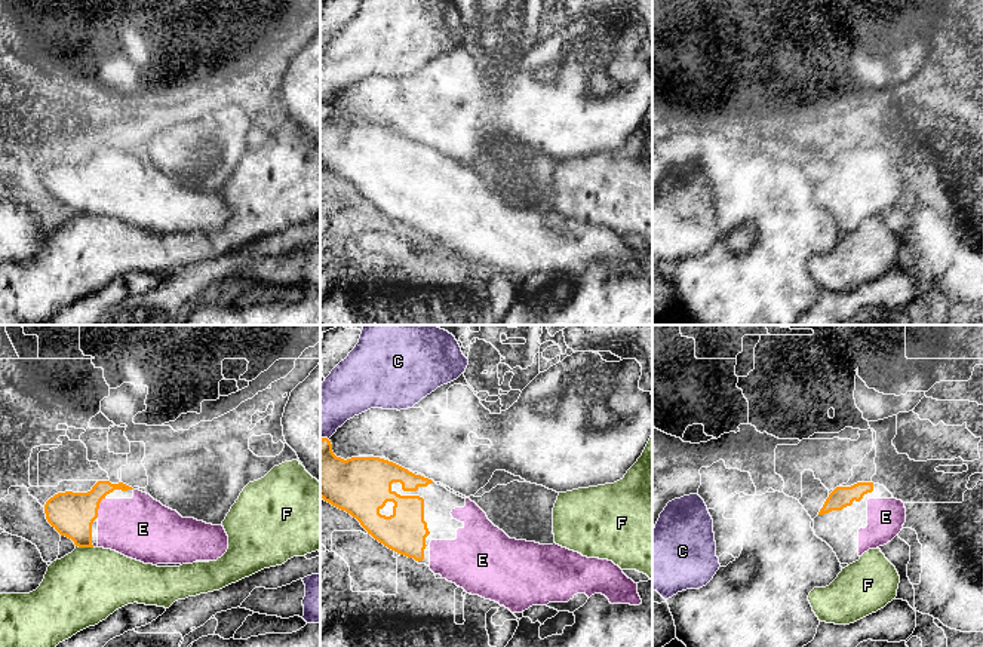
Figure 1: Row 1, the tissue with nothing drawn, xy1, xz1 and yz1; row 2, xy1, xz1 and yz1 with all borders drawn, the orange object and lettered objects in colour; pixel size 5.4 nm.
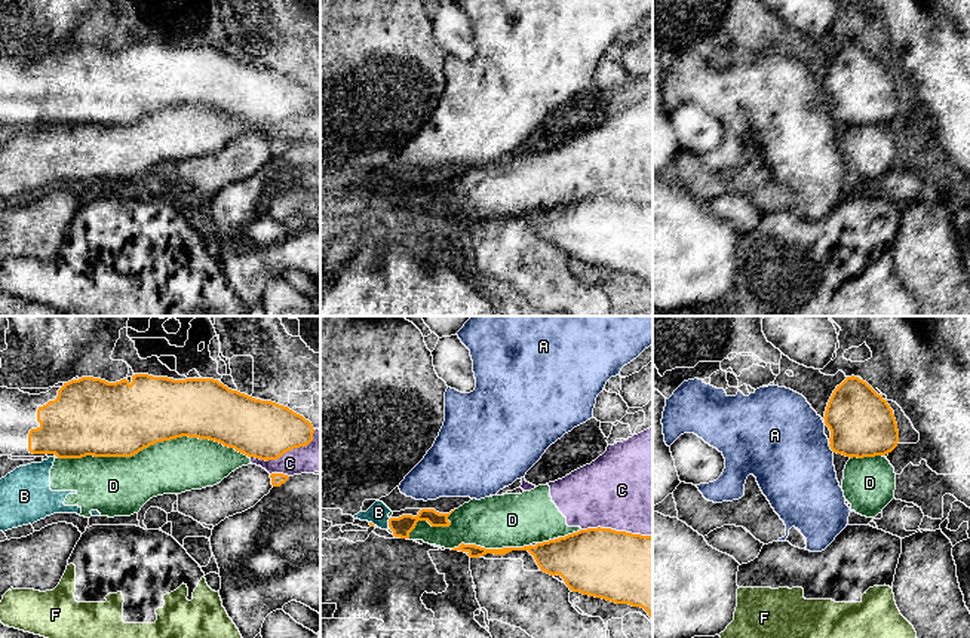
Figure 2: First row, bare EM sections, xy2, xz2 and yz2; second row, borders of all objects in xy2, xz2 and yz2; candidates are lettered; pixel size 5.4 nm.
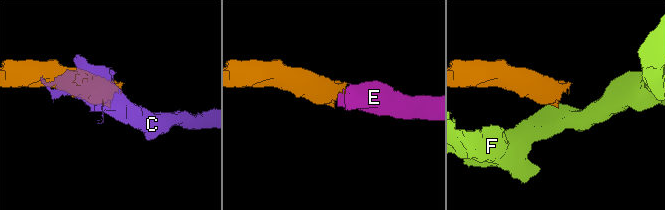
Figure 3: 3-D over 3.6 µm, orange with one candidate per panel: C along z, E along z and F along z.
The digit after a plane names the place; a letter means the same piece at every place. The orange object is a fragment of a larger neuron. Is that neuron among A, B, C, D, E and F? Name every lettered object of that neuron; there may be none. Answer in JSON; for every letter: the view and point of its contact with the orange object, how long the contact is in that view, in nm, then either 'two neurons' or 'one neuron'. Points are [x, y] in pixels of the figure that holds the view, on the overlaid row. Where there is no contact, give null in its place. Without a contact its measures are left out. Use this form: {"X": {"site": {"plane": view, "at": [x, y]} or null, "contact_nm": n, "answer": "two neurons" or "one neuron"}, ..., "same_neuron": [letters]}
{"A": {"site": {"plane": "yz2", "at": [831, 448]}, "contact_nm": 60, "answer": "two neurons"}, "B": {"site": {"plane": "xz2", "at": [389, 523]}, "contact_nm": 50, "answer": "two neurons"}, "C": {"site": {"plane": "xy2", "at": [285, 451]}, "contact_nm": 380, "answer": "two neurons"}, "D": {"site": {"plane": "xy2", "at": [152, 444]}, "contact_nm": 1050, "answer": "two neurons"}, "E": {"site": {"plane": "xy1", "at": [98, 508]}, "contact_nm": 120, "answer": "one neuron"}, "F": {"site": {"plane": "xy1", "at": [85, 546]}, "contact_nm": 100, "answer": "two neurons"}, "same_neuron": ["E"]}

